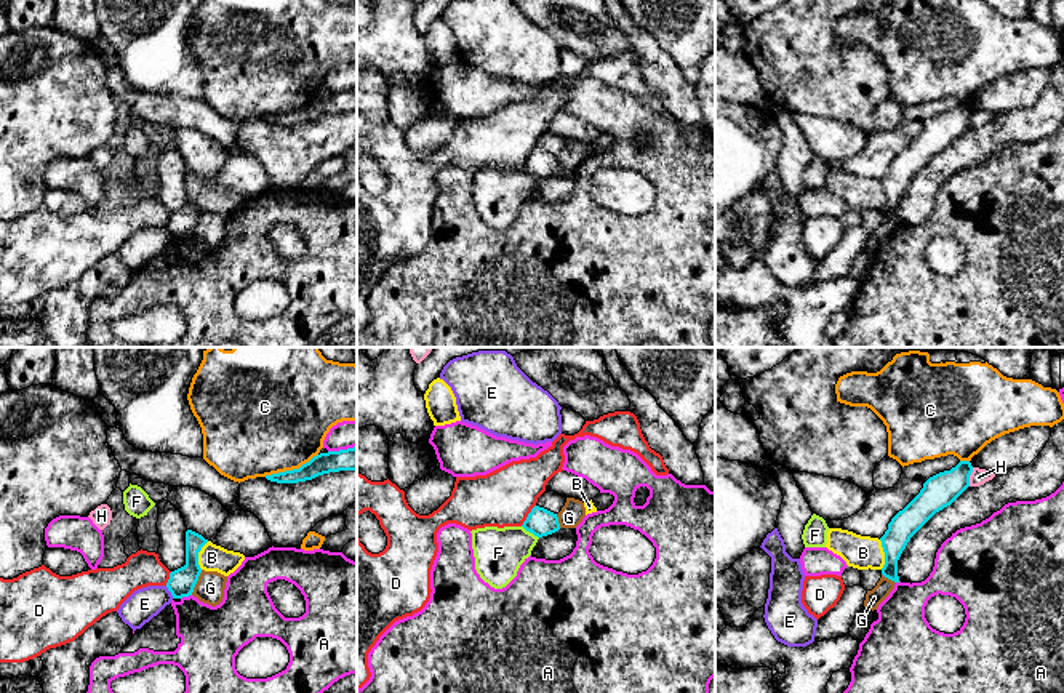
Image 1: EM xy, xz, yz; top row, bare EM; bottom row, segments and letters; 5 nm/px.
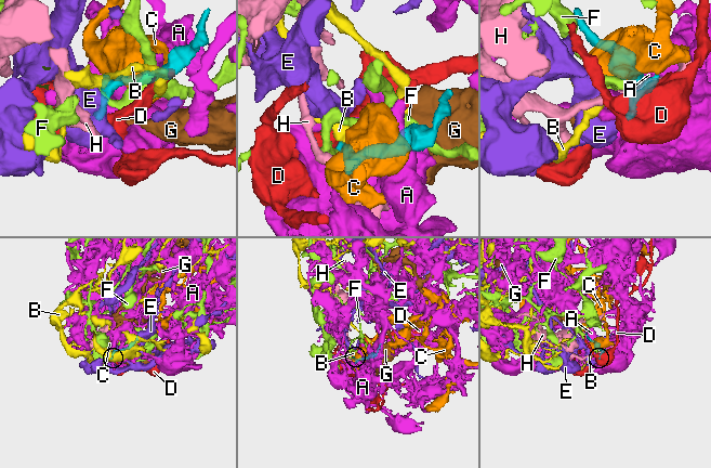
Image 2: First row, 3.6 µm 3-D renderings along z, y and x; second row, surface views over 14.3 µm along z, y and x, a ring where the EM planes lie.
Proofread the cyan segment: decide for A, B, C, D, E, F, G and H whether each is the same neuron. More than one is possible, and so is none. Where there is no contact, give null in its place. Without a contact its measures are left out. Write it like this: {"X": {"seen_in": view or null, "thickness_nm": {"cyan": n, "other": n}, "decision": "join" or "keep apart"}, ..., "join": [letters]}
{"A": {"seen_in": "xy", "thickness_nm": {"cyan": 140, "other": 300}, "decision": "keep apart"}, "B": {"seen_in": "yz", "thickness_nm": {"cyan": 140, "other": 170}, "decision": "keep apart"}, "C": {"seen_in": "xy", "thickness_nm": {"cyan": 110, "other": 480}, "decision": "keep apart"}, "D": {"seen_in": "xz", "thickness_nm": {"cyan": 140, "other": 280}, "decision": "keep apart"}, "E": {"seen_in": "xy", "thickness_nm": {"cyan": 140, "other": 160}, "decision": "keep apart"}, "F": {"seen_in": "xz", "thickness_nm": {"cyan": 140, "other": 240}, "decision": "keep apart"}, "G": {"seen_in": "xy", "thickness_nm": {"cyan": 140, "other": 140}, "decision": "keep apart"}, "H": {"seen_in": "yz", "thickness_nm": {"cyan": 170, "other": 80}, "decision": "keep apart"}, "join": []}

